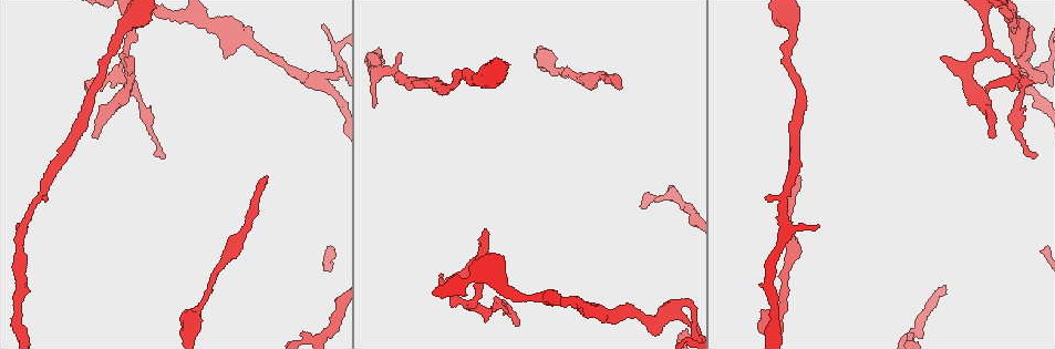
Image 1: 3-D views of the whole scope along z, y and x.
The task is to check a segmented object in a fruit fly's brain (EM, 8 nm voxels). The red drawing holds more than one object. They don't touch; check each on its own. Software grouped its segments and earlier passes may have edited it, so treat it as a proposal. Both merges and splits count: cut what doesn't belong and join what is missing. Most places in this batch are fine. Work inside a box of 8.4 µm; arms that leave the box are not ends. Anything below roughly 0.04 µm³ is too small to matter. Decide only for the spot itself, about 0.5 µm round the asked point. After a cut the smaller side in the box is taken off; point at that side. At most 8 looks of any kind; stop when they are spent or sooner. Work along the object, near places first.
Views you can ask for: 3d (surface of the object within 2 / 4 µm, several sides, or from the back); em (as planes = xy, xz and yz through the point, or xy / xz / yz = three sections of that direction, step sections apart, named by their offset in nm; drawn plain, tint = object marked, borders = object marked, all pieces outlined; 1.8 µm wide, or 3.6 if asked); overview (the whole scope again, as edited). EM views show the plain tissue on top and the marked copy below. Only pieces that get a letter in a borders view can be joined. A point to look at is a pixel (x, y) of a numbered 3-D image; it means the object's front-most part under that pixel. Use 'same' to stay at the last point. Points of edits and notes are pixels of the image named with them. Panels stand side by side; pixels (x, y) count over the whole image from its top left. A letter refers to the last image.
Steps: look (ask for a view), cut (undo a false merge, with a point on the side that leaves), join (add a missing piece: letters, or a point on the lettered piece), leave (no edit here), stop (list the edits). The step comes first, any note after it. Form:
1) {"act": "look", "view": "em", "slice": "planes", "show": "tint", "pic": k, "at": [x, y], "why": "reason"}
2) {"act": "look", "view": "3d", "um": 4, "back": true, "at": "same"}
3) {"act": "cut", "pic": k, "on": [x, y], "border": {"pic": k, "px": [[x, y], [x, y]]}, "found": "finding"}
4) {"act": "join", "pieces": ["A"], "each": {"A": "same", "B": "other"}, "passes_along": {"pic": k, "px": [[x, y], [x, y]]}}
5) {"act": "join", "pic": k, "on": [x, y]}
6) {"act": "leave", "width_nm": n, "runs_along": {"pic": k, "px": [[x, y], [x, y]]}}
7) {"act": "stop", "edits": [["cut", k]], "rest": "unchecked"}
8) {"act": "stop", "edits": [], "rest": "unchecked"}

{"act": "look", "view": "em", "slice": "xz", "step": 4, "show": "borders", "pic": 1, "at": [618, 88], "why": "long arm stops here"}

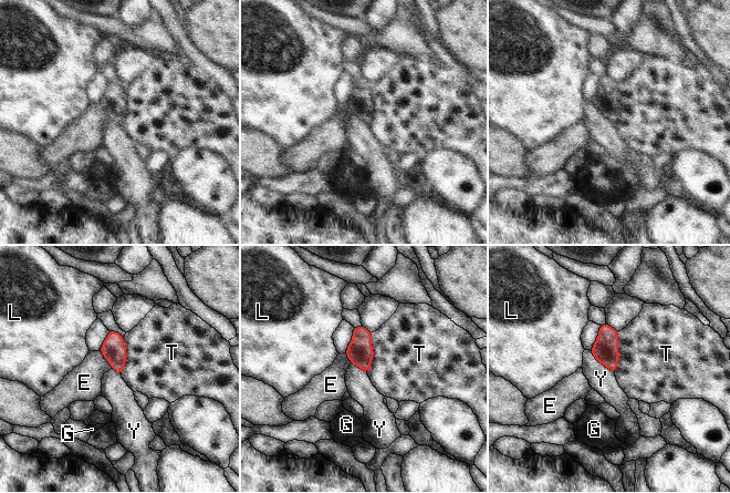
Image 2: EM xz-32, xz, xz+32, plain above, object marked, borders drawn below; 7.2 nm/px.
{"act": "look", "view": "em", "slice": "xy", "step": 16, "show": "borders", "at": "same"}

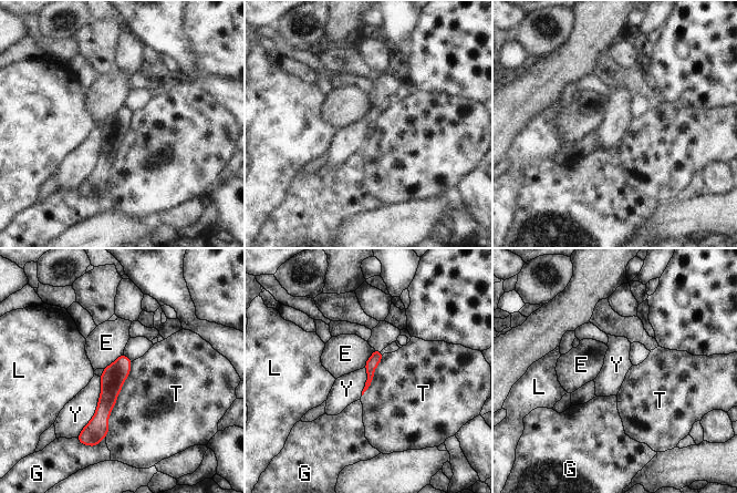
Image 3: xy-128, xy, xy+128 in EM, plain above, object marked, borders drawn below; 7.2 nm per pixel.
{"act": "leave", "each": {"E": "other", "G": "other", "L": "other", "T": "other", "Y": "other"}, "border": {"pic": 3, "px": [[100, 377], [95, 413], [79, 434]]}, "found": "no lettered piece goes on from it"}

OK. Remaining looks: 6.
{"act": "look", "view": "em", "slice": "planes", "show": "tint", "pic": 1, "at": [989, 136], "why": "free end"}

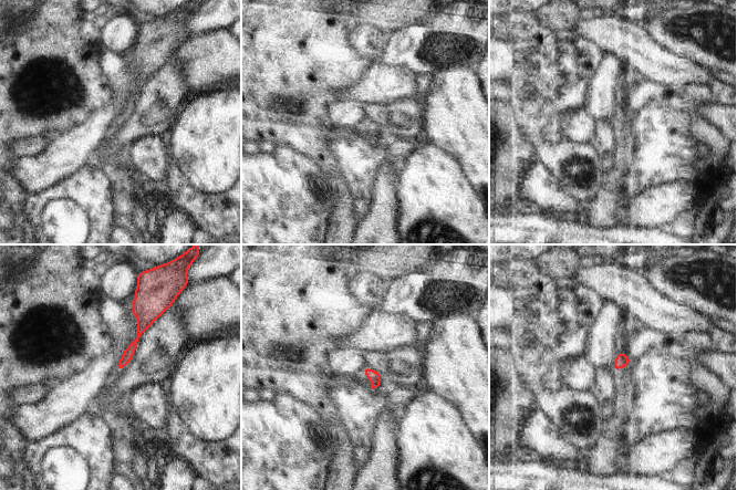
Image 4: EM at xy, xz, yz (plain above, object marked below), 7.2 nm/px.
{"act": "look", "view": "em", "slice": "planes", "show": "borders", "at": "same", "why": "see the neighbours"}

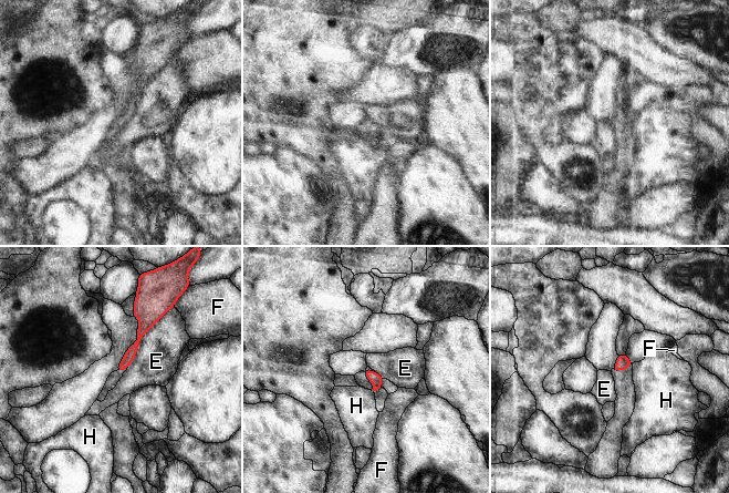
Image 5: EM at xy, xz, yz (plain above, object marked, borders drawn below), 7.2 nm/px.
{"act": "leave", "each": {"E": "other", "F": "other", "H": "other"}, "found": "none of them fits"}

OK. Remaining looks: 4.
{"act": "look", "view": "em", "slice": "planes", "show": "tint", "pic": 1, "at": [768, 200], "why": "branch stops here"}

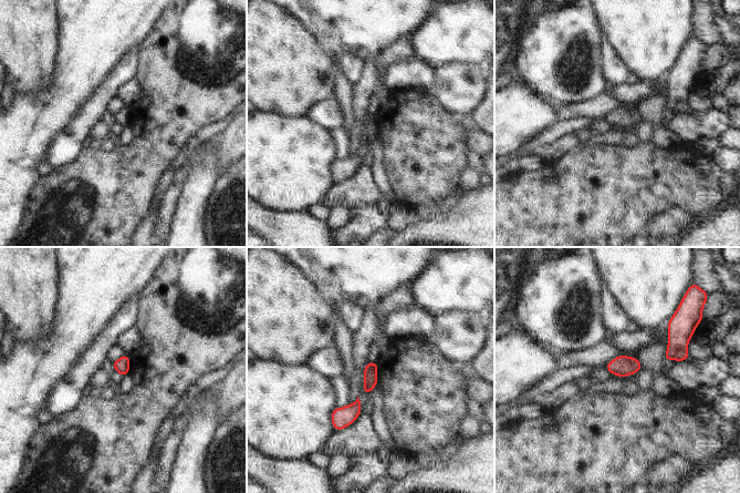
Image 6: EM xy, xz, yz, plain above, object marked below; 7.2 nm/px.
{"act": "look", "view": "em", "slice": "planes", "show": "borders", "at": "same"}

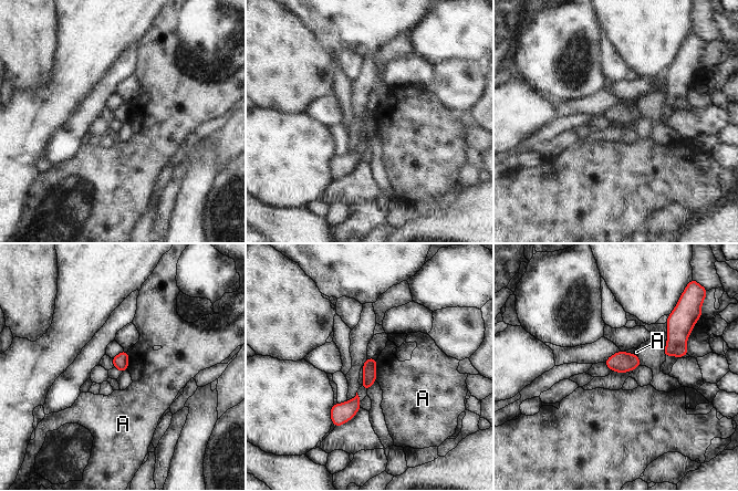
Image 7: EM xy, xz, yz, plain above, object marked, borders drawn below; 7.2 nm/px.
{"act": "leave", "each": {"A": "other"}, "found": "no lettered piece goes on from it"}

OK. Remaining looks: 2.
{"act": "stop", "edits": [], "rest": "unchecked"}

